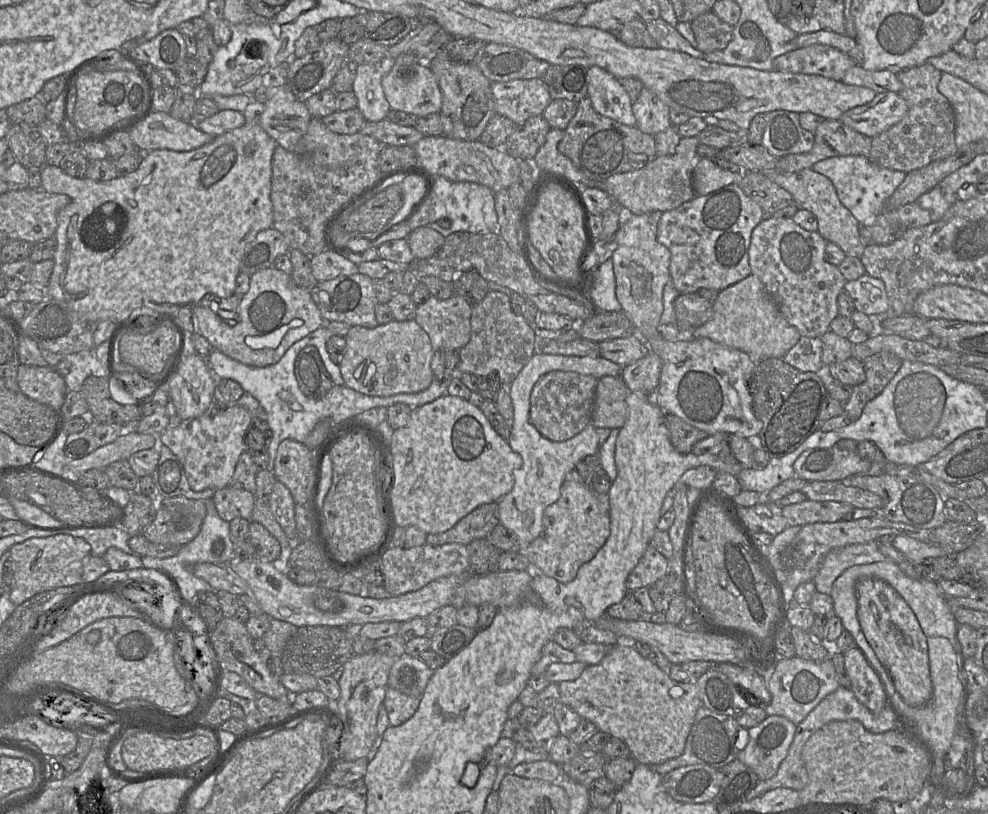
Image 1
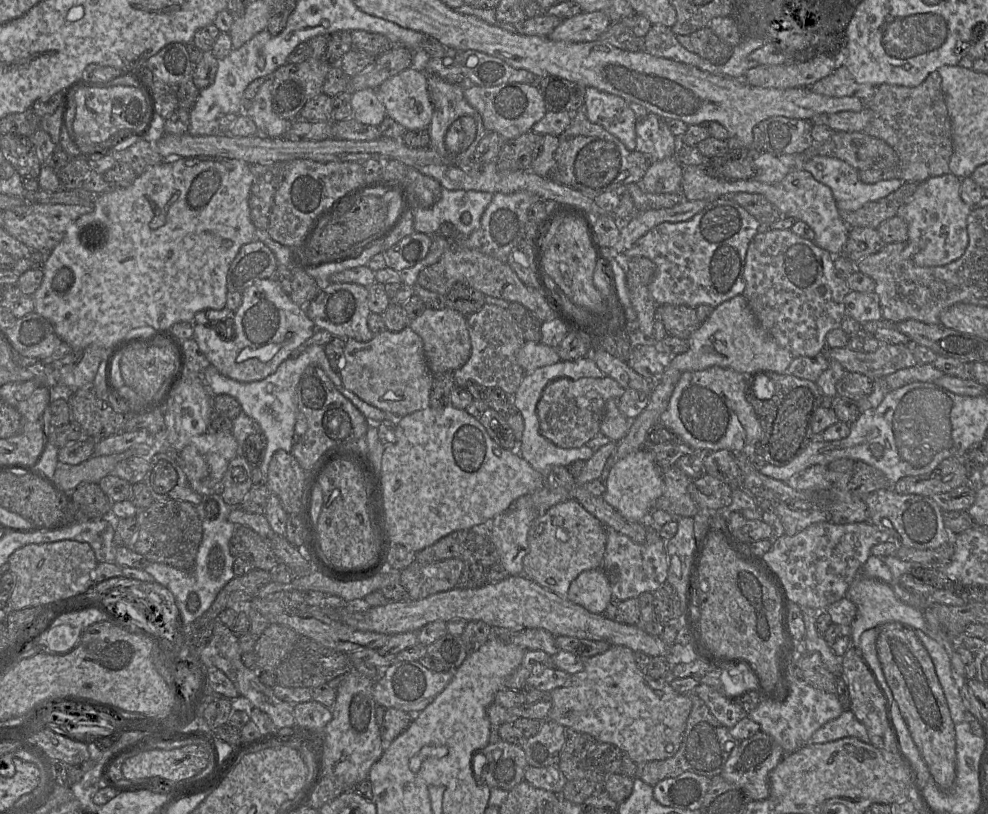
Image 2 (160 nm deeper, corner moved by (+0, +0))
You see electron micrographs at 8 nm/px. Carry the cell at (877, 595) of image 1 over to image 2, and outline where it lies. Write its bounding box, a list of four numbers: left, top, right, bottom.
[878,622,956,792]

